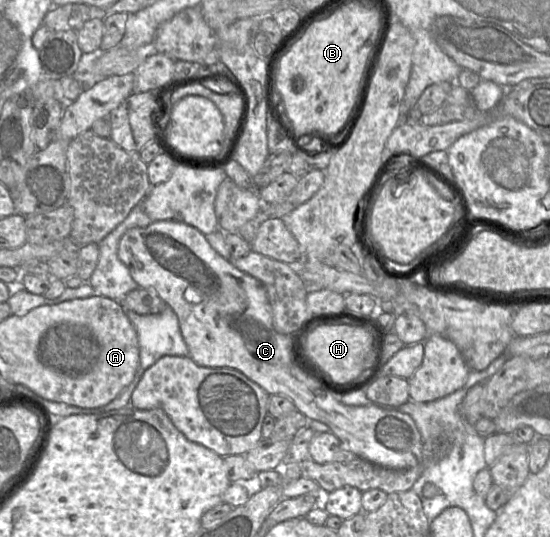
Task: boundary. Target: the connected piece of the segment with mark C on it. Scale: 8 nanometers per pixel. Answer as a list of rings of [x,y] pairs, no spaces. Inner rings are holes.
[[[153,221],[145,228],[129,229],[122,236],[118,247],[119,259],[127,266],[139,287],[155,290],[175,311],[189,357],[203,367],[236,369],[270,396],[288,397],[308,420],[318,420],[329,426],[330,432],[340,439],[343,448],[373,464],[396,470],[419,465],[423,443],[412,417],[397,408],[383,405],[345,405],[340,397],[326,391],[315,379],[305,374],[292,359],[291,335],[280,334],[274,328],[272,308],[264,285],[219,255],[205,236],[195,227],[181,221]]]

